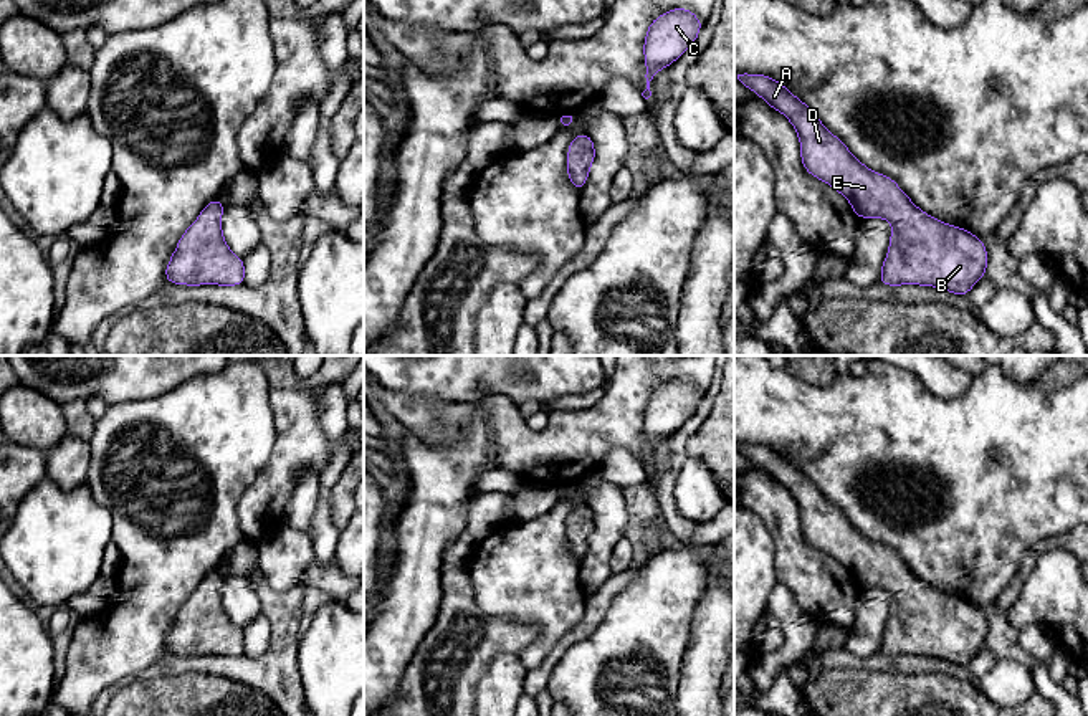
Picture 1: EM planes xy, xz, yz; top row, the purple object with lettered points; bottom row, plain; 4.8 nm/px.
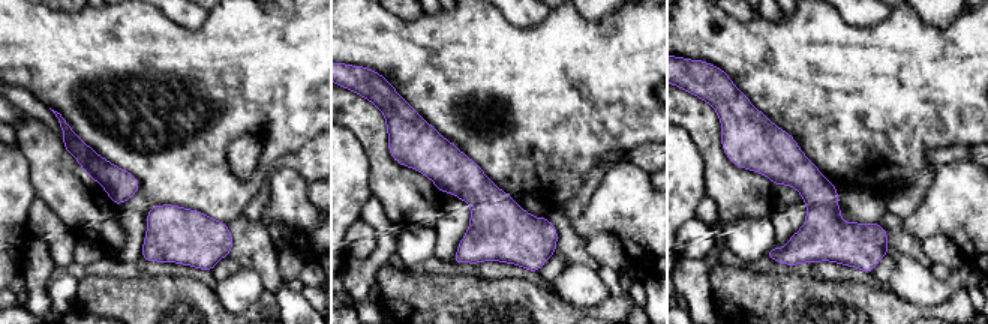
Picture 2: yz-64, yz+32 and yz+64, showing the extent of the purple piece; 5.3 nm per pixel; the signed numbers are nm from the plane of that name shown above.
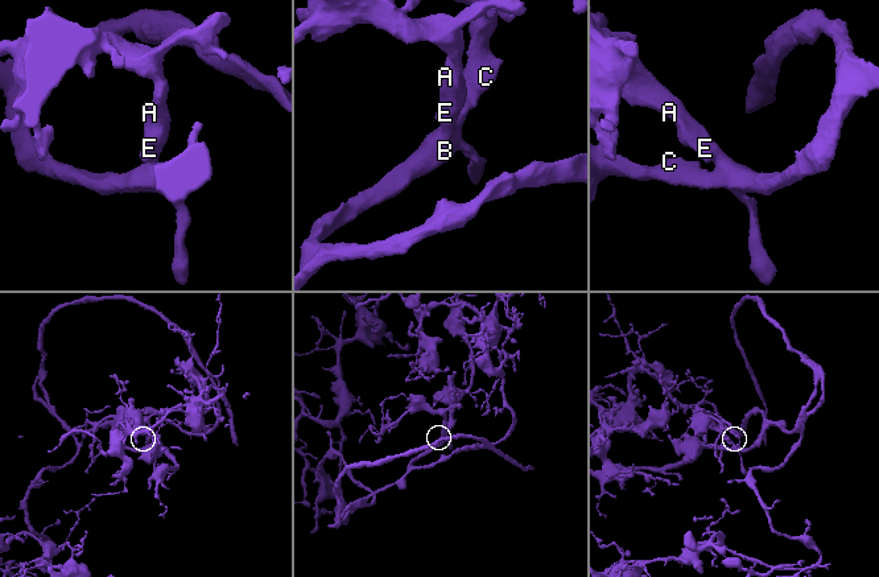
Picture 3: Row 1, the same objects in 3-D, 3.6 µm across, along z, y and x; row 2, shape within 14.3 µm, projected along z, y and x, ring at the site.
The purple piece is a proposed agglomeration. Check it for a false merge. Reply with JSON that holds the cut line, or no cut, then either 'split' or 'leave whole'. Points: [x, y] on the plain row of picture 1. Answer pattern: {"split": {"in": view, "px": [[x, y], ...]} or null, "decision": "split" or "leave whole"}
{"split": null, "decision": "leave whole"}

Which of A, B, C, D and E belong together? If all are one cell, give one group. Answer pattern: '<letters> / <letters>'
A B C D E

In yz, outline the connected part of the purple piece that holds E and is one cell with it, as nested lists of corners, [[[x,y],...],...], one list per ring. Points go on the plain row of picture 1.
[[[734,443],[734,448],[790,491],[800,511],[802,536],[810,546],[842,564],[857,587],[893,594],[880,655],[933,656],[966,666],[985,647],[989,627],[977,605],[918,579],[893,549],[861,534],[779,451],[749,443]]]

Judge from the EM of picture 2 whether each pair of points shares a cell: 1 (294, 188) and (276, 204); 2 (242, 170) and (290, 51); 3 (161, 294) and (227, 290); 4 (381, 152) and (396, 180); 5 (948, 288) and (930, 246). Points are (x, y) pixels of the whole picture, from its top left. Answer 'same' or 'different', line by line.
1: same
2: different
3: different
4: same
5: different

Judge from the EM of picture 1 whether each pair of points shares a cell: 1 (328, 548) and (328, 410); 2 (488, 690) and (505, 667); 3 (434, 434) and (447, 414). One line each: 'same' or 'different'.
1: same
2: same
3: same

